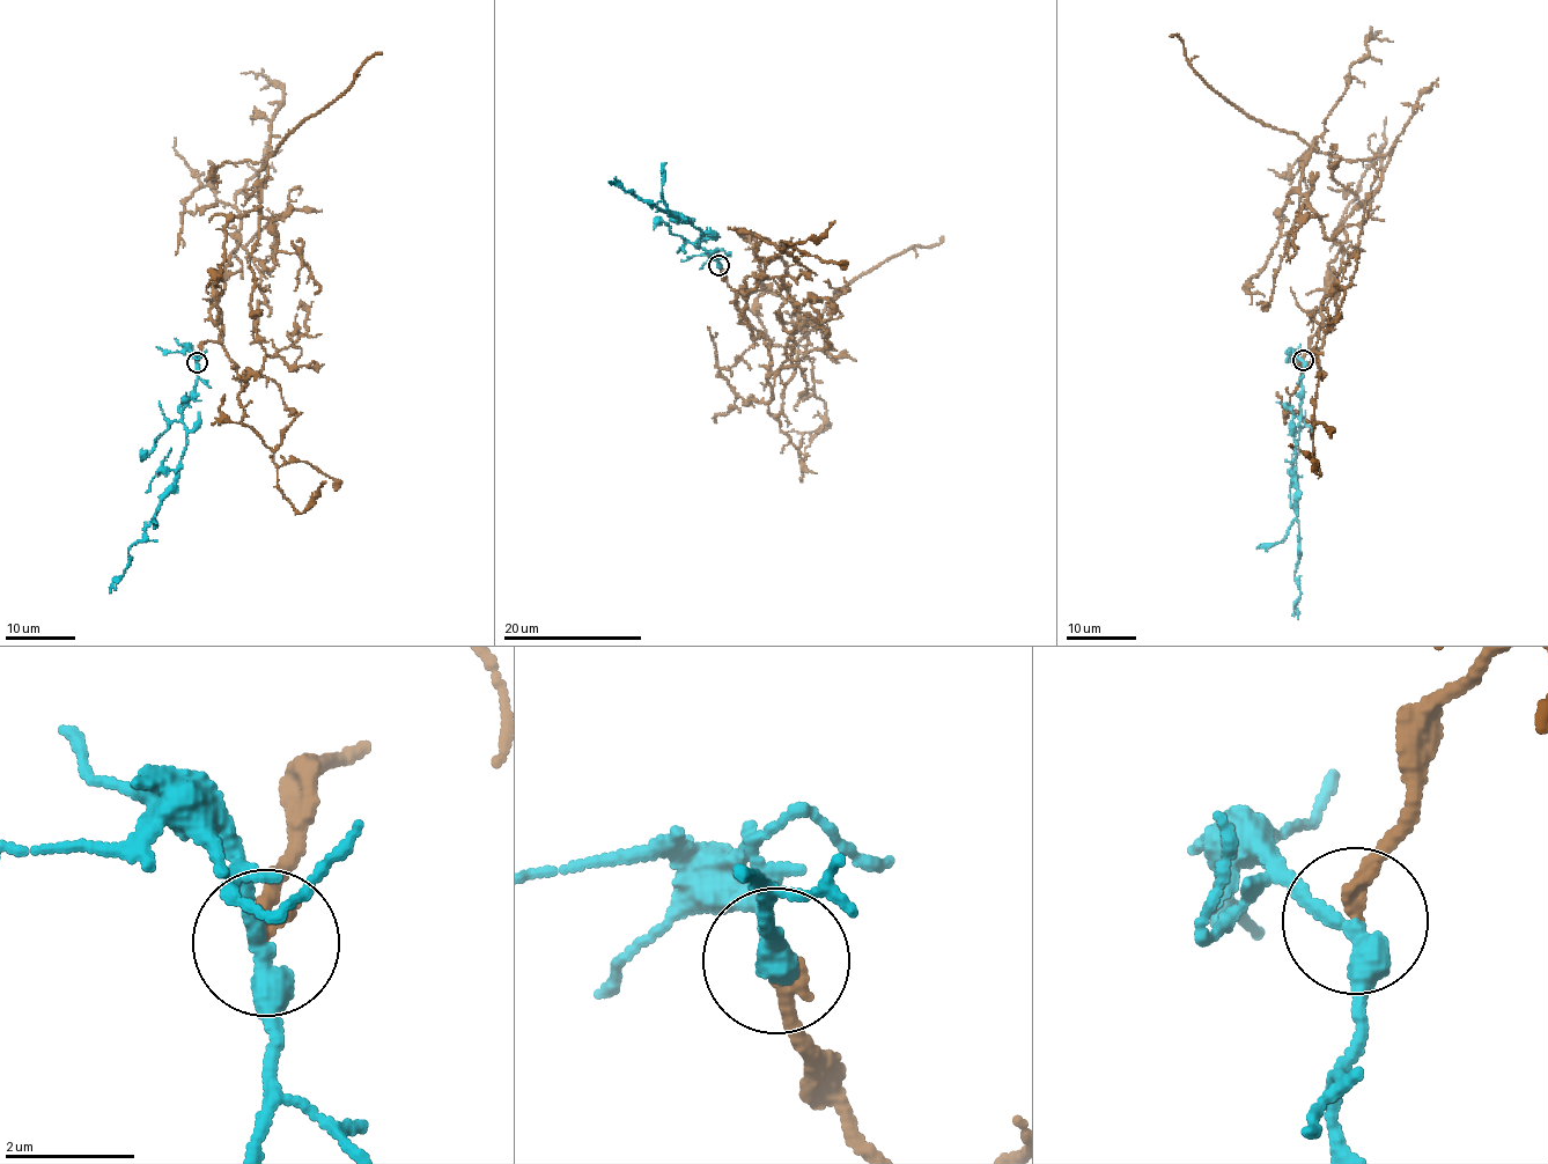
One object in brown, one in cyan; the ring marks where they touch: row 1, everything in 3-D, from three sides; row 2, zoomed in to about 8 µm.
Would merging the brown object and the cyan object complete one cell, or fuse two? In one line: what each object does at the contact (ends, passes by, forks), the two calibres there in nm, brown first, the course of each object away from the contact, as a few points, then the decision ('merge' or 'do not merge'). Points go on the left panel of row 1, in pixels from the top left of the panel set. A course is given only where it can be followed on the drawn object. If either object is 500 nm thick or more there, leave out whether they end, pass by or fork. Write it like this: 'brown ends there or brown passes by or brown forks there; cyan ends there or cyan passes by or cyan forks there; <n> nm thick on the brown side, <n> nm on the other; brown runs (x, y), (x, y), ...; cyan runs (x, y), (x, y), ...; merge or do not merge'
brown ends there; cyan passes by; 240 nm thick on the brown side, 320 nm on the other; brown runs (197, 362), (220, 334), (215, 285), (242, 267), (237, 240), (274, 264), (260, 182), (282, 90), (241, 73); cyan runs (197, 362), (196, 391), (179, 407), (186, 449), (176, 486), (145, 537), (128, 550), (125, 572), (109, 592); merge

